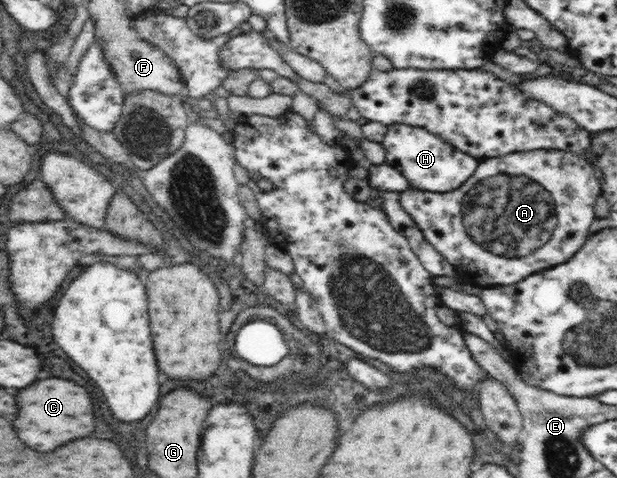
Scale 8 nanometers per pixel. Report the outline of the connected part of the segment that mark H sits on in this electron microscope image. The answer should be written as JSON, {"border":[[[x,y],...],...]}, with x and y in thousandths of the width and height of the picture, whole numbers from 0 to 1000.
{"border":[[[630,262],[618,303],[627,322],[624,341],[643,351],[663,377],[663,391],[697,402],[718,404],[747,391],[780,339],[723,299],[710,282],[668,262]]]}

